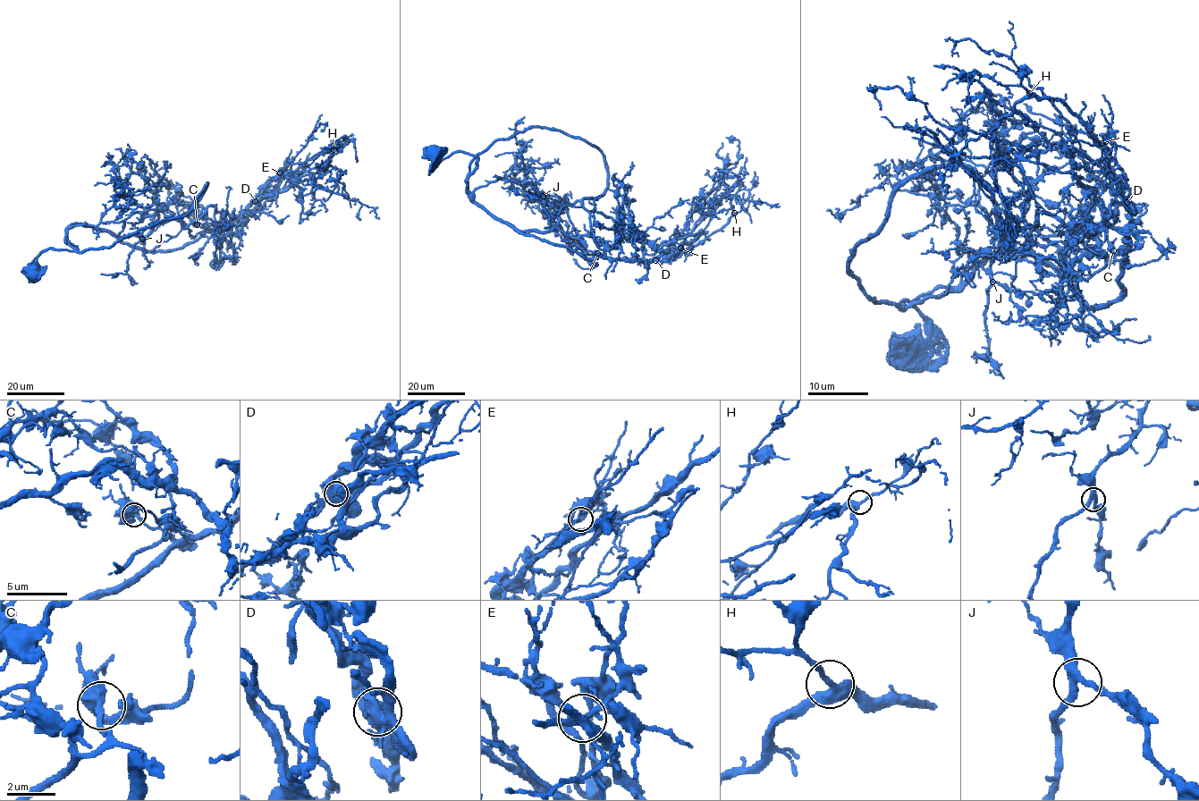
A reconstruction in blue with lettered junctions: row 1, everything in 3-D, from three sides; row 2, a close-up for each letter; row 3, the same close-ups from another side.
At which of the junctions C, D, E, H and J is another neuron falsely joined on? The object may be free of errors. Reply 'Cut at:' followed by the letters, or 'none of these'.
Cut at: D

